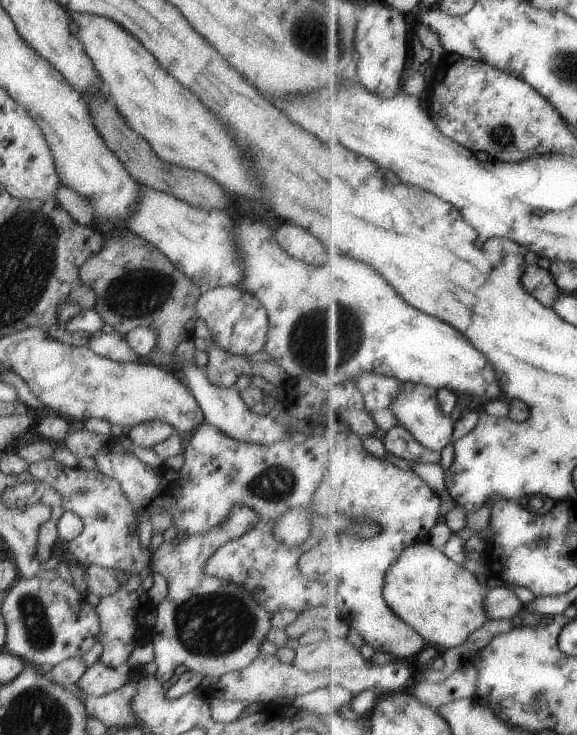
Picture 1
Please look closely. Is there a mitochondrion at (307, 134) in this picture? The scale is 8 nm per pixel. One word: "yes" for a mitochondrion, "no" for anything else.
no

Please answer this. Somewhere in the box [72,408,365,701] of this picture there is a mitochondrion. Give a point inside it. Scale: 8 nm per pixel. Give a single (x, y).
(215, 624)

